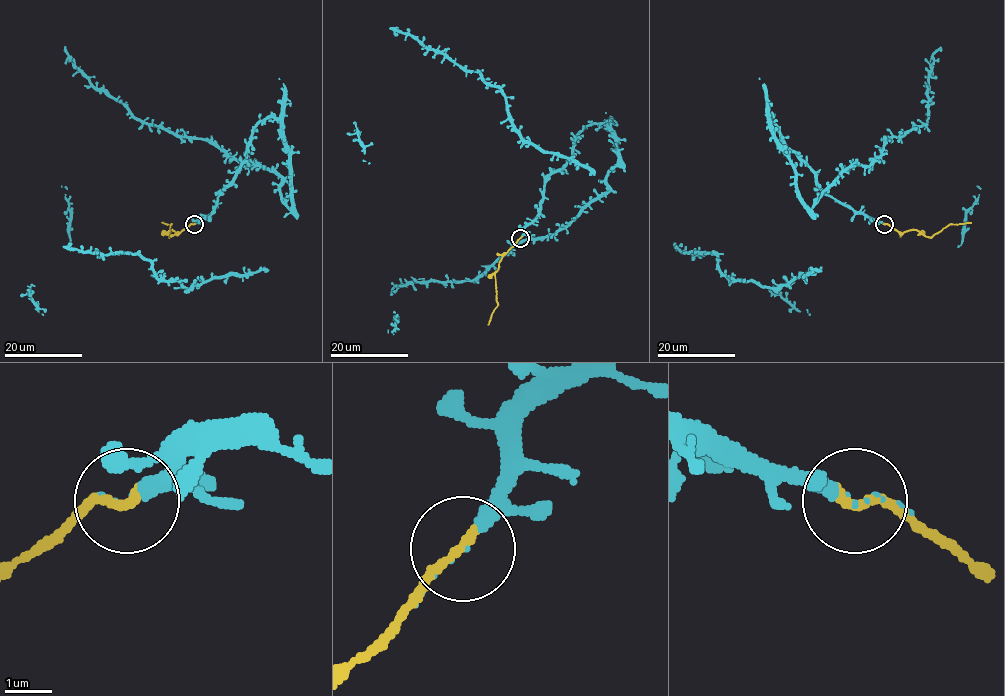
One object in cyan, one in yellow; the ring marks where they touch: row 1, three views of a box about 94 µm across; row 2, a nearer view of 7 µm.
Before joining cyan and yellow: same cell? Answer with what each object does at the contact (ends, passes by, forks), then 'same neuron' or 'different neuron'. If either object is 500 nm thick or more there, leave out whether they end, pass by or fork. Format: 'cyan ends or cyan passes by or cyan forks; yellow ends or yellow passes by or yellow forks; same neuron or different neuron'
cyan ends; yellow ends; different neuron

